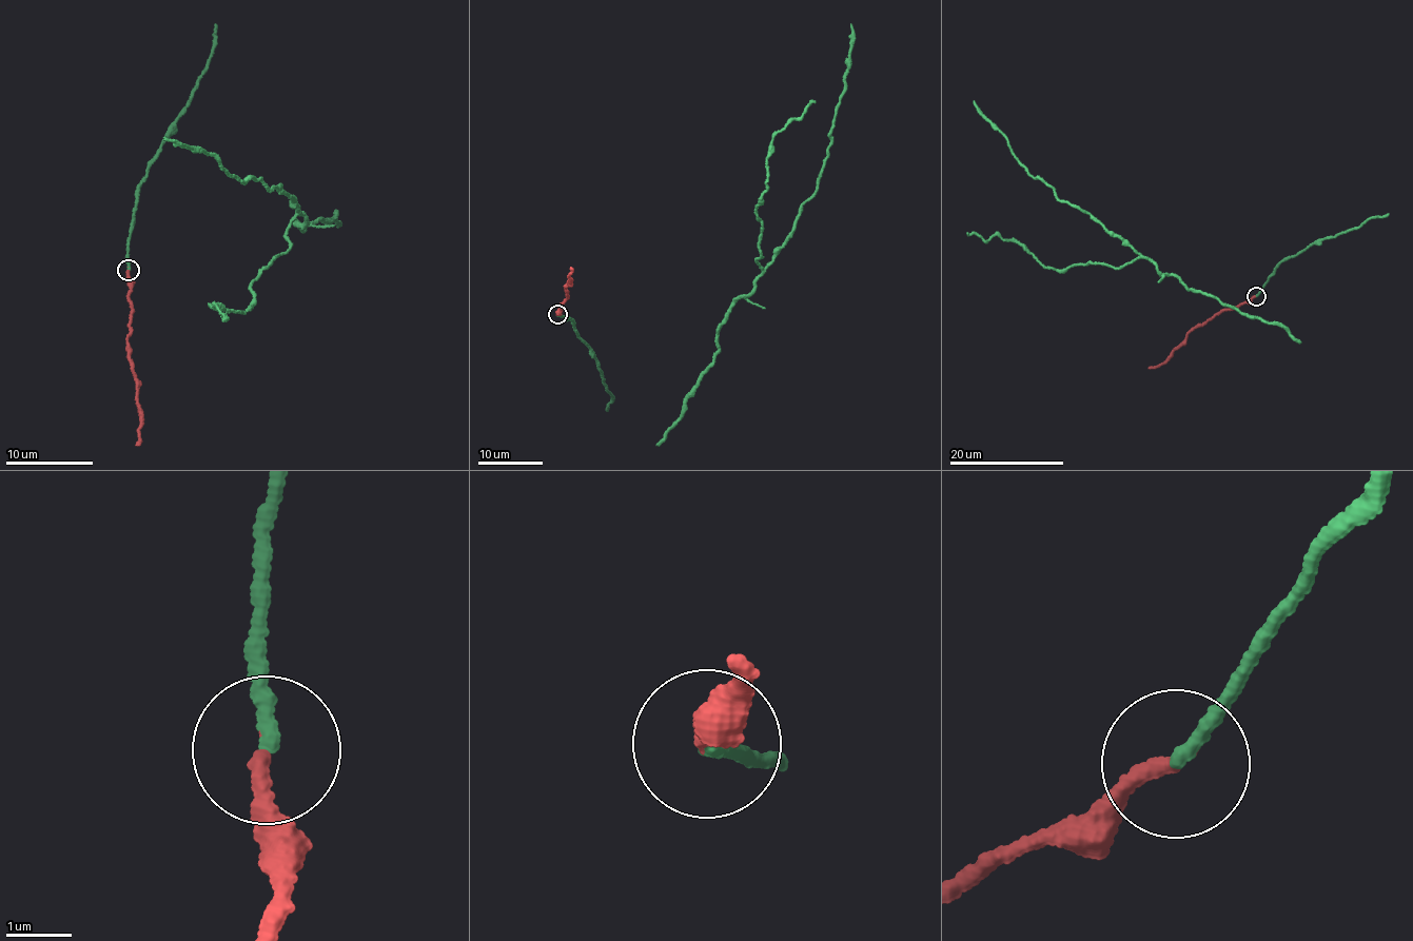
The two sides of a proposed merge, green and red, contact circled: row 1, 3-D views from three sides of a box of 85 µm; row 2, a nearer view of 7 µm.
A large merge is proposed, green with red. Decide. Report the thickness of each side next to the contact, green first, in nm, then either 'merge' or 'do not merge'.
calibres 220 and 240 nm; merge

